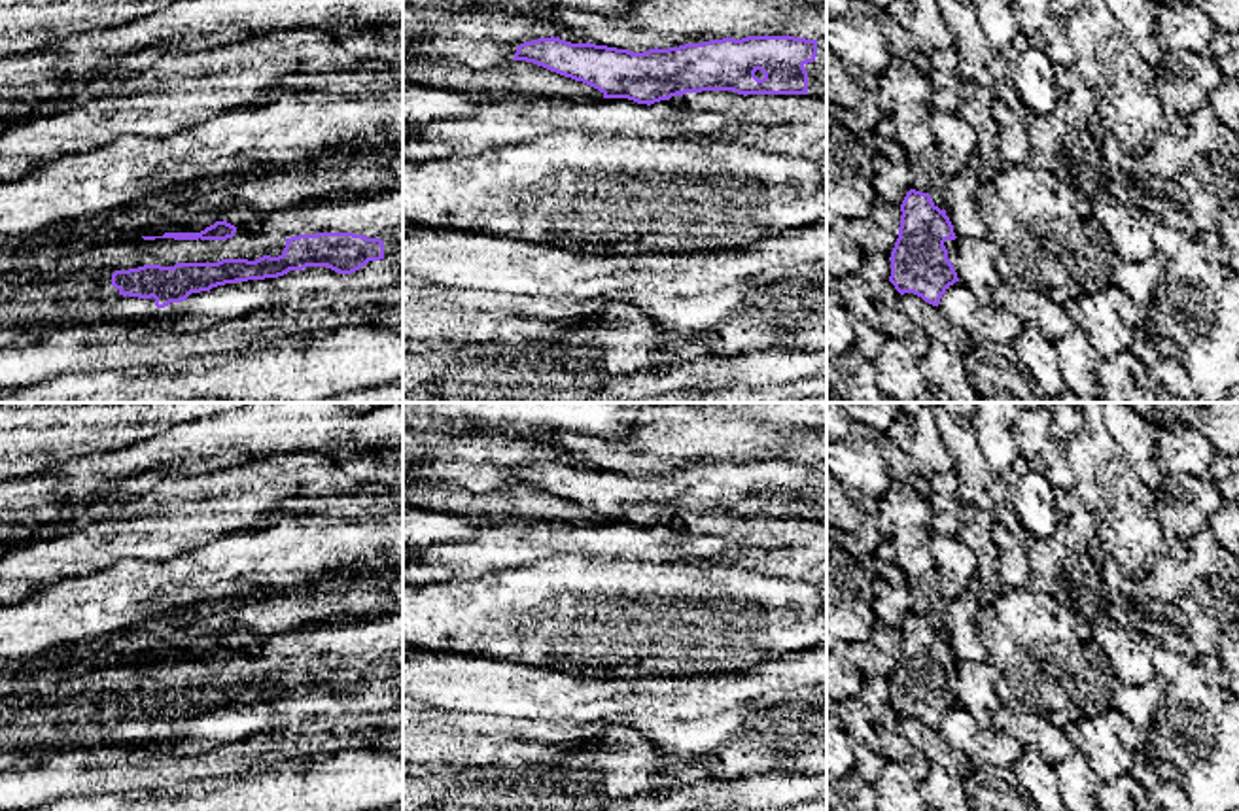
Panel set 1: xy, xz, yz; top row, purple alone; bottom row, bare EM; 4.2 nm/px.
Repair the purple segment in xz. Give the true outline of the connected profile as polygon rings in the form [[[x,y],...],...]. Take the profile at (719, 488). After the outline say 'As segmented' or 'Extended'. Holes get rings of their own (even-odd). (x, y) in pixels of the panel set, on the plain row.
[[[550,459],[520,467],[513,484],[583,505],[603,522],[647,529],[702,514],[827,522],[827,459],[723,461],[643,476]]]. Extended

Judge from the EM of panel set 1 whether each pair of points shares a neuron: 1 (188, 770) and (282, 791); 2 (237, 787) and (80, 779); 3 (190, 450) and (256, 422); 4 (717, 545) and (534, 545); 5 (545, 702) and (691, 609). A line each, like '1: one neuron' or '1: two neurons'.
1: two neurons
2: two neurons
3: one neuron
4: one neuron
5: two neurons

